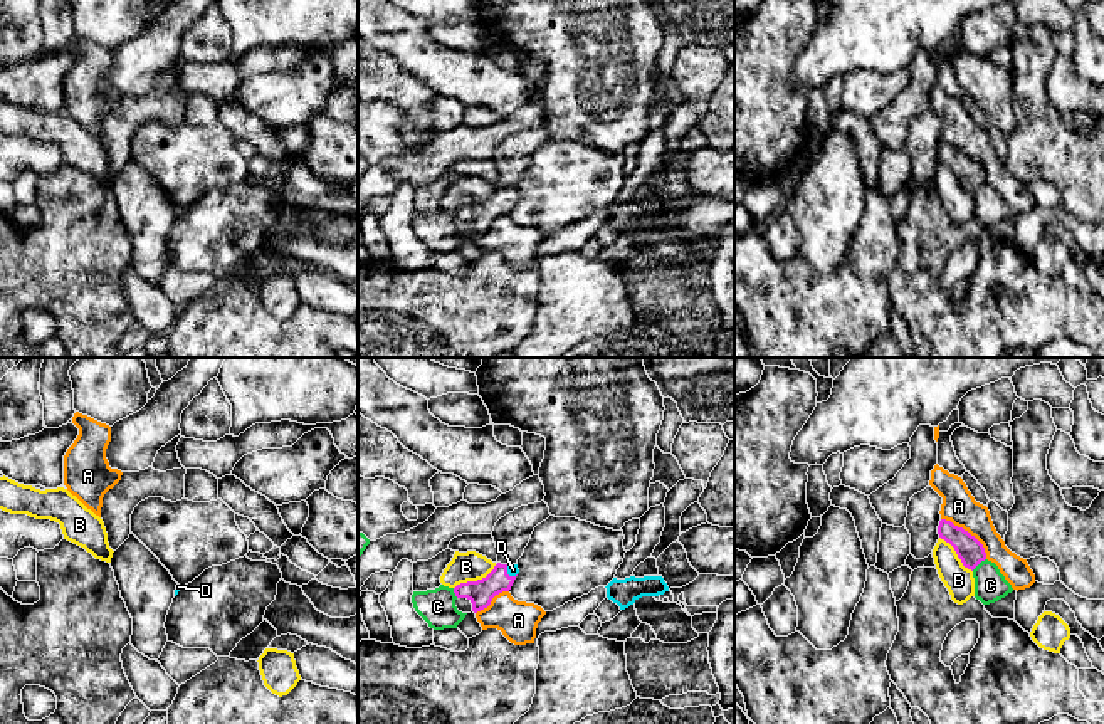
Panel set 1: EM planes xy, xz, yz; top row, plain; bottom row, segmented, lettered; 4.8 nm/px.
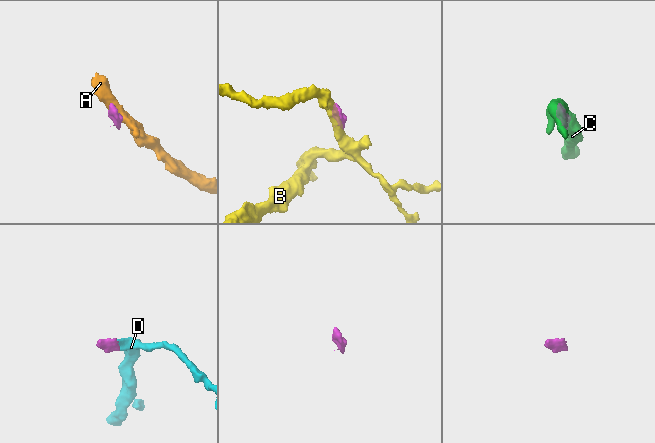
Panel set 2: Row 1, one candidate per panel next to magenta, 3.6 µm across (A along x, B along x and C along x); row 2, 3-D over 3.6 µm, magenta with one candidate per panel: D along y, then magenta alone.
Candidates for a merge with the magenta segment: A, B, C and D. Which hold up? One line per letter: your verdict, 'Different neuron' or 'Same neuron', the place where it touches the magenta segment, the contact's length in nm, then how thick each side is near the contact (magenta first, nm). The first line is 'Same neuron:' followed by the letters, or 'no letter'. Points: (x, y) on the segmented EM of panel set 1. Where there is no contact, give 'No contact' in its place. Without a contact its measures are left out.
Same neuron: D
A: Different neuron. Touches magenta at yz (967, 531). Shared border 300 nm. Thickness 120 nm (magenta) against 160 nm
B: Different neuron. Touches magenta at xz (474, 582). Shared border 240 nm. Thickness 120 nm (magenta) against 140 nm
C: Different neuron. Touches magenta at yz (978, 563). Shared border 90 nm. Thickness 120 nm (magenta) against 160 nm
D: Same neuron. Touches magenta at xz (506, 573). Shared border 80 nm. Thickness 120 nm (magenta) against 50 nm

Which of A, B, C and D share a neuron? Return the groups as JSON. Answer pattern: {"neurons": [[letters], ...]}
{"neurons": [["A"], ["B"], ["C"], ["D"]]}

